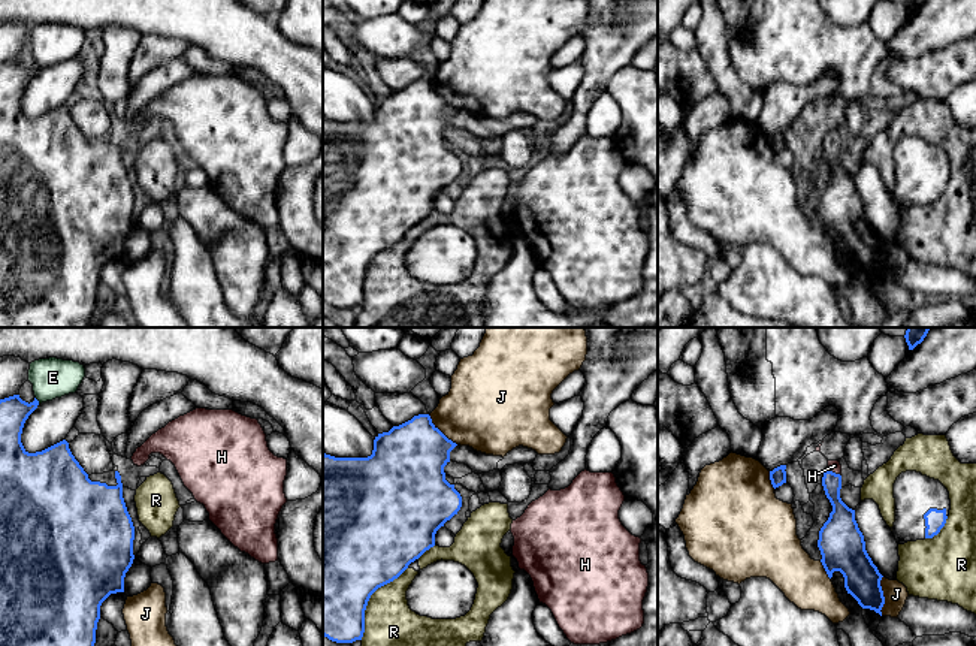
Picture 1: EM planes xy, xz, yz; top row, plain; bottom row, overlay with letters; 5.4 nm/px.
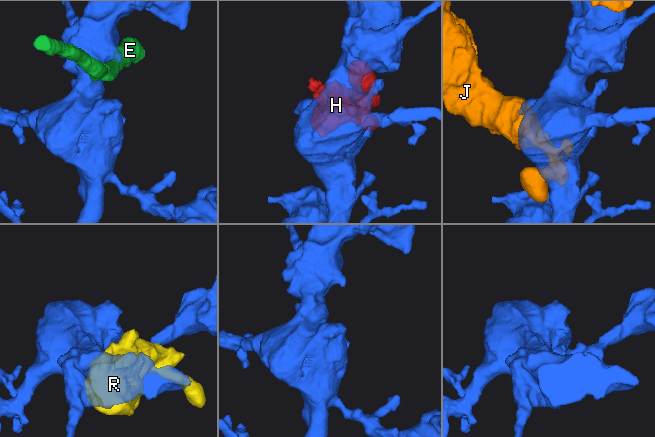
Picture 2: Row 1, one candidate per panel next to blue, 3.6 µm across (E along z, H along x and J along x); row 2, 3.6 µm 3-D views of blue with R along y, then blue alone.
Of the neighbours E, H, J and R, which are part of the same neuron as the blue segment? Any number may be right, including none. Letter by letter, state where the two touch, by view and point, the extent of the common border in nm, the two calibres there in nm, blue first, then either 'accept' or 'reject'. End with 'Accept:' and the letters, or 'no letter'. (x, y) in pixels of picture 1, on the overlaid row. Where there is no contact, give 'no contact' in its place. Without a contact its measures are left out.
E: contact xy (38, 401); length 40 nm; calibres 160 and 220 nm; reject
H: contact yz (834, 473); length 50 nm; calibres 140 and 60 nm; accept
J: contact yz (882, 595); length 220 nm; calibres 190 and 130 nm; reject
R: contact xz (368, 600); length 460 nm; calibres 500 and 260 nm; reject
Accept: H

